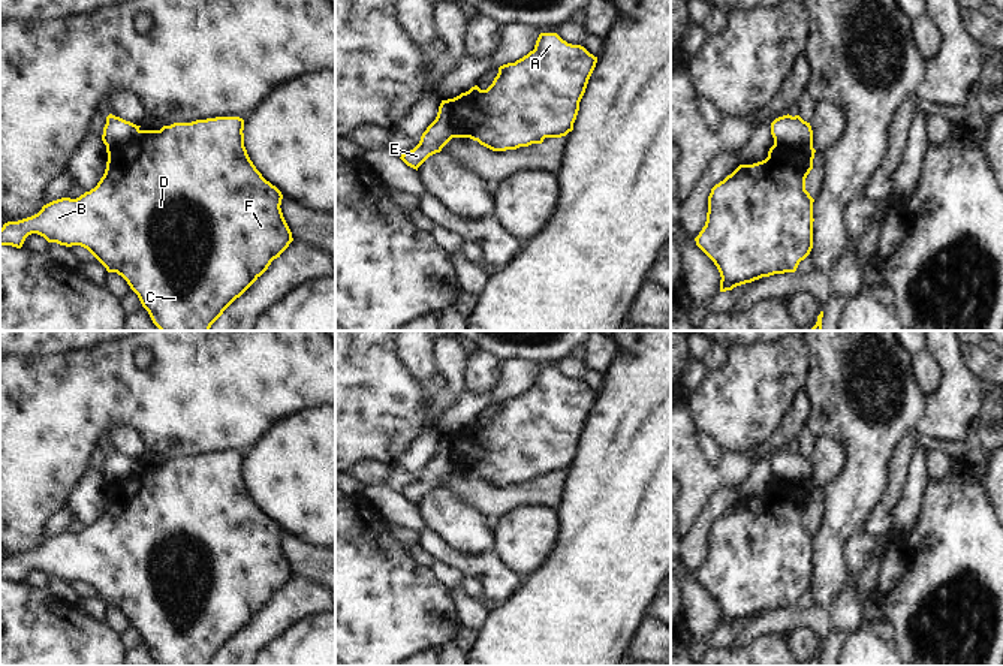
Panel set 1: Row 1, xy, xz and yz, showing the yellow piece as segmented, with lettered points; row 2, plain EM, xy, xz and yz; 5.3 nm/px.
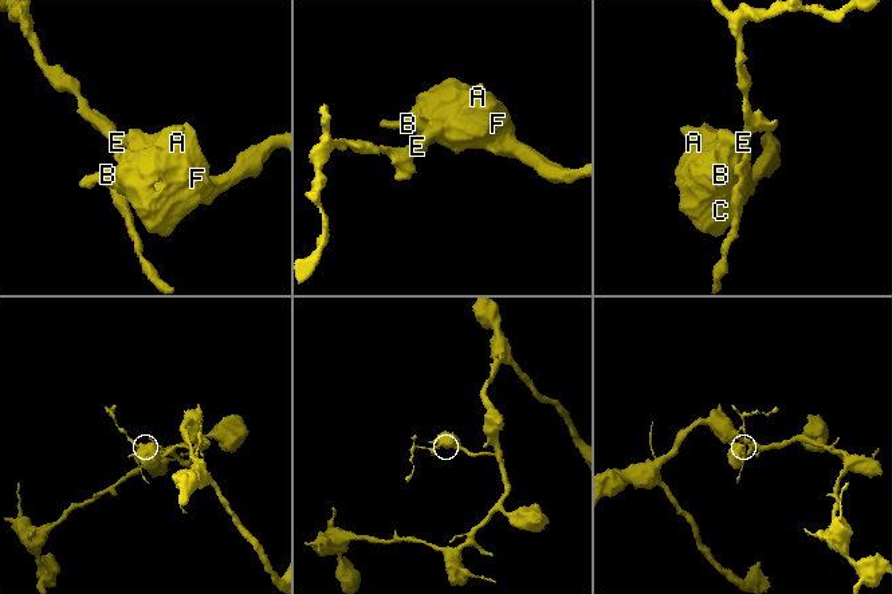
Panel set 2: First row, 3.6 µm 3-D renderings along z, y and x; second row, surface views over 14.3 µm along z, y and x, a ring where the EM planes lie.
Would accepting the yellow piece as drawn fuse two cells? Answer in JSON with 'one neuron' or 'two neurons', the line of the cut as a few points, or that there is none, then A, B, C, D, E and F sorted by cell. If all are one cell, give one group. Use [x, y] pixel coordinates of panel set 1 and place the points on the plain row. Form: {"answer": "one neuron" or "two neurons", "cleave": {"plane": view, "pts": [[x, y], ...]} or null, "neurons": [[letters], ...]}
{"answer": "two neurons", "cleave": {"plane": "xz", "pts": [[448, 434], [458, 448], [457, 472]]}, "neurons": [["A", "B", "C", "D", "F"], ["E"]]}

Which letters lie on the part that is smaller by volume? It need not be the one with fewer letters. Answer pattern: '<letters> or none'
E.

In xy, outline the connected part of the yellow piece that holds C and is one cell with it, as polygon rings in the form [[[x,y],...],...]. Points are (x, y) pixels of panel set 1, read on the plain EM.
[[[216,452],[192,458],[174,458],[163,461],[160,465],[138,465],[126,477],[106,483],[106,504],[94,524],[76,534],[61,533],[52,536],[31,552],[4,558],[0,564],[0,581],[21,584],[25,573],[31,569],[43,572],[48,578],[57,578],[66,582],[81,581],[87,584],[108,608],[117,608],[127,617],[160,666],[210,666],[211,660],[223,647],[240,633],[293,576],[280,543],[283,530],[262,512],[250,495],[244,482],[243,465],[244,455],[240,452]]]

